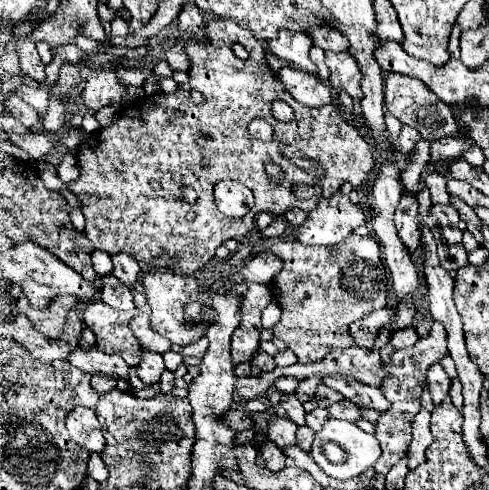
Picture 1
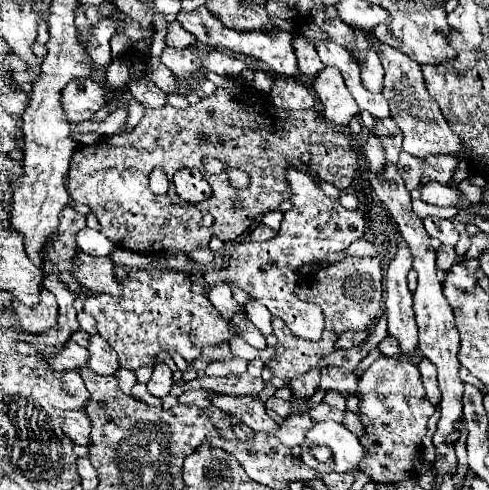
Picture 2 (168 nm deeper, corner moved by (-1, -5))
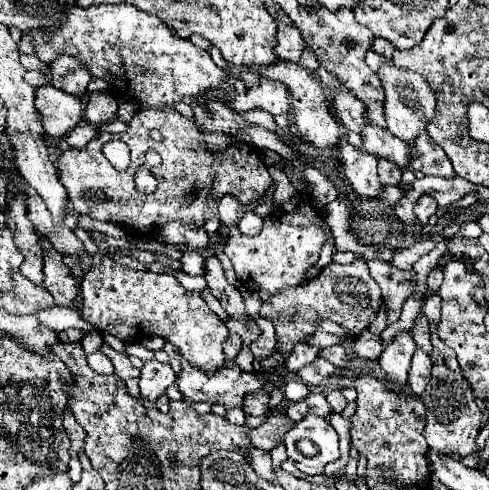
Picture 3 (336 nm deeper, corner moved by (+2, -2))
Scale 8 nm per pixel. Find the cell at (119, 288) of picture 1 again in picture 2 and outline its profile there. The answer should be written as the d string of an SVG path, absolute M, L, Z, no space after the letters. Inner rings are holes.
M78 251L78 267L72 271L74 277L96 295L112 295L114 299L122 297L122 287L114 275L114 263L108 257L92 257Z

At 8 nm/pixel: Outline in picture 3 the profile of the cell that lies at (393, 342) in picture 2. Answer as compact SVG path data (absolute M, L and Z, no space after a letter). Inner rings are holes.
M363 330L359 336L353 336L351 342L351 352L357 358L365 358L365 360L377 360L381 354L383 346L381 346L381 338L375 338L369 330Z

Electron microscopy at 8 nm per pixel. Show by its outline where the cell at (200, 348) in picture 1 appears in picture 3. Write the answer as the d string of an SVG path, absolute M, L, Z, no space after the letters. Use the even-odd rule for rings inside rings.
M181 248L181 264L183 264L183 270L191 276L203 276L203 256L195 250L189 250L189 248Z

